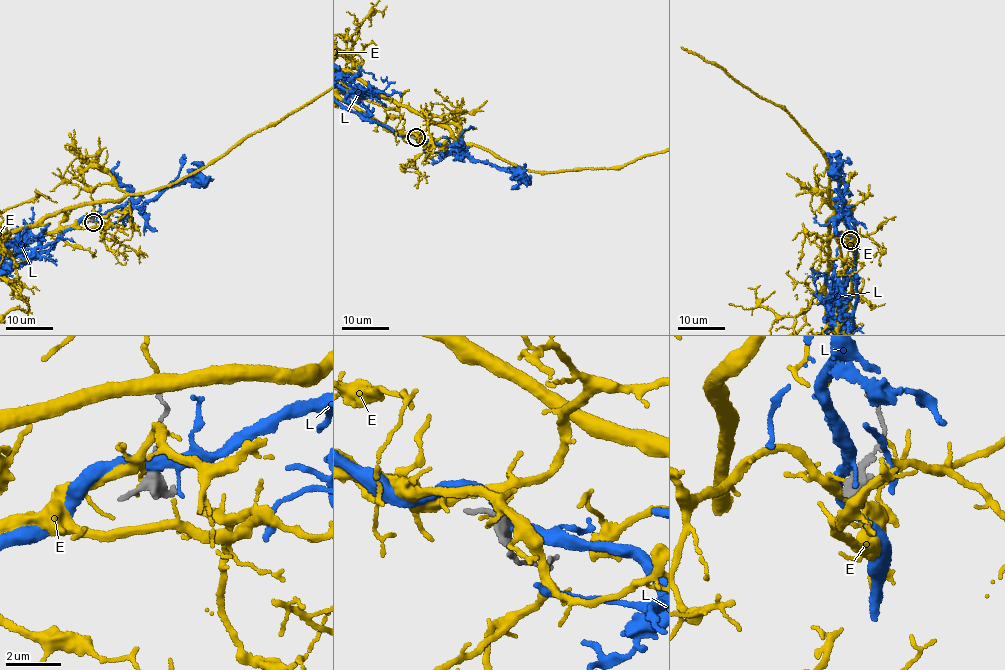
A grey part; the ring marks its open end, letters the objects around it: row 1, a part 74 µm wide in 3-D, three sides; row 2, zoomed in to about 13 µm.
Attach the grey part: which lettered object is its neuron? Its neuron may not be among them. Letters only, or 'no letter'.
no letter

